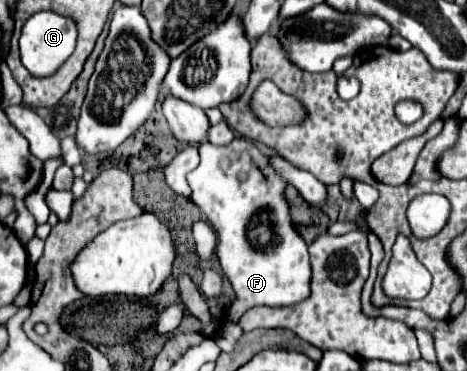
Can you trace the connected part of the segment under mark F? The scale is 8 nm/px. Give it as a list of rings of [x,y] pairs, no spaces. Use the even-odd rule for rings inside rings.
[[[244,137],[234,139],[226,147],[218,147],[212,143],[200,145],[200,165],[188,173],[188,185],[192,189],[192,203],[202,211],[206,221],[212,225],[218,243],[216,243],[216,255],[220,259],[222,273],[230,279],[236,299],[232,301],[226,321],[238,323],[244,311],[256,307],[256,305],[294,305],[296,301],[302,301],[310,293],[310,261],[308,261],[308,245],[306,241],[292,229],[290,217],[288,217],[288,205],[284,199],[286,183],[274,173],[274,169],[268,163],[268,155],[264,155],[256,145],[246,141]],[[266,213],[268,223],[272,225],[272,239],[266,245],[252,245],[248,239],[248,227],[254,215]]]

